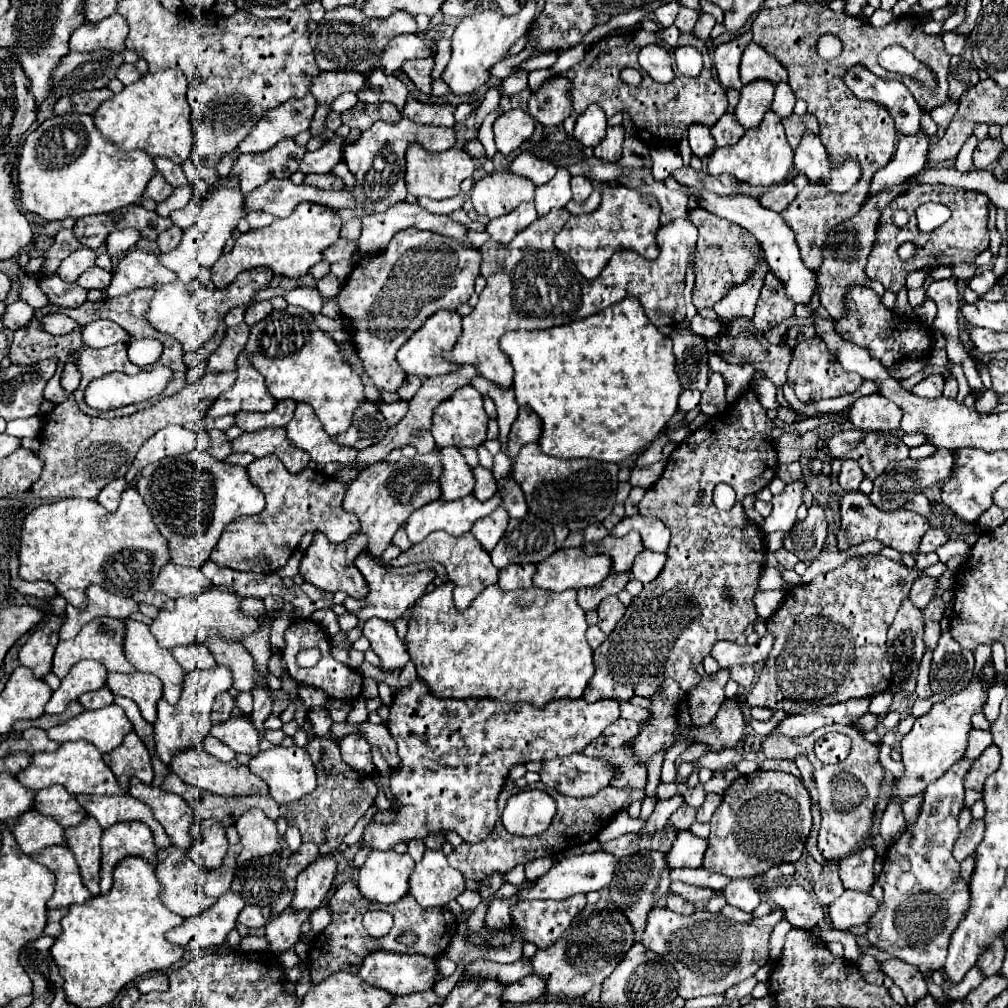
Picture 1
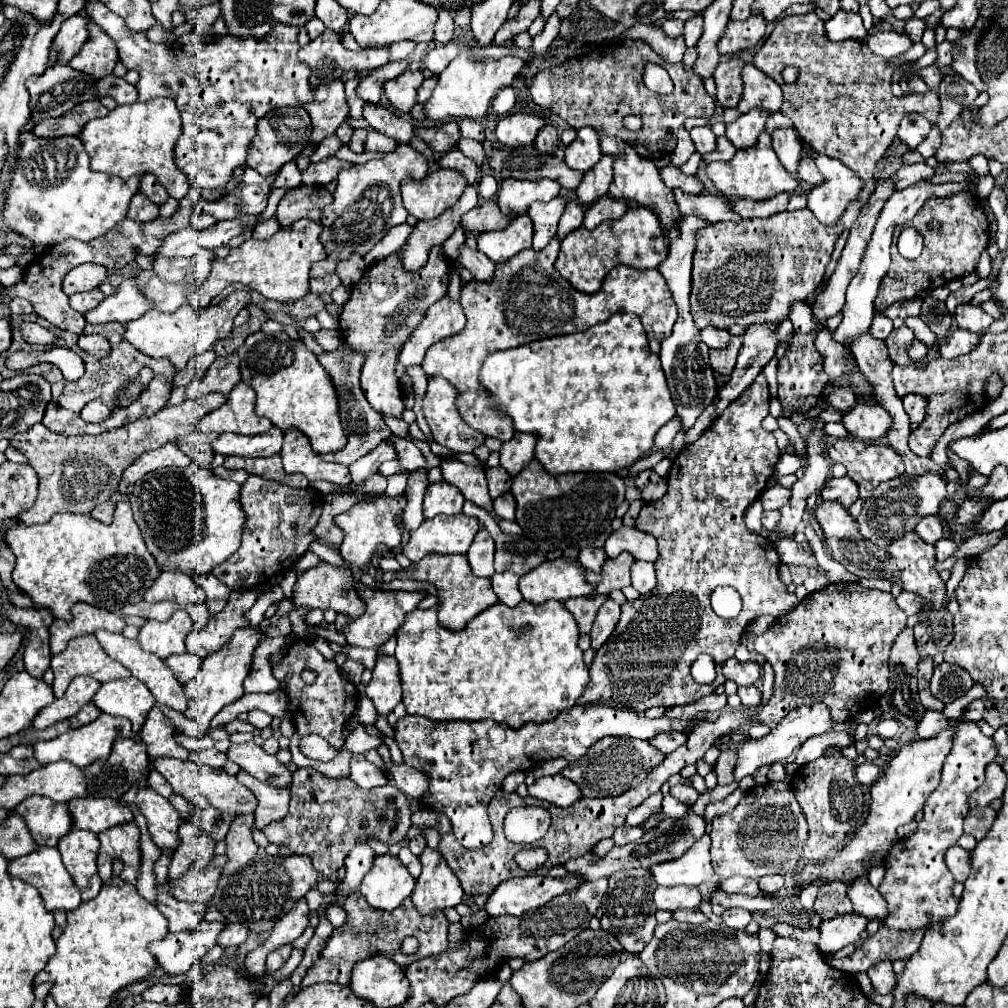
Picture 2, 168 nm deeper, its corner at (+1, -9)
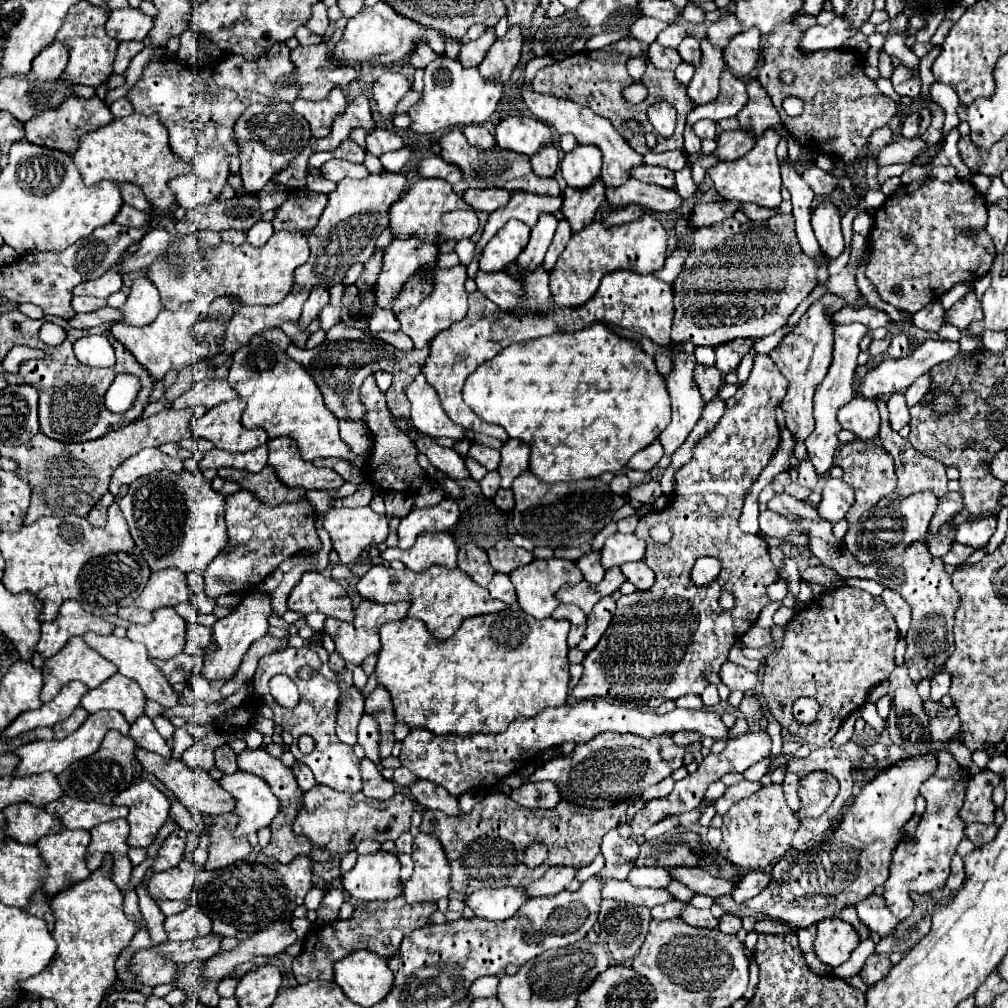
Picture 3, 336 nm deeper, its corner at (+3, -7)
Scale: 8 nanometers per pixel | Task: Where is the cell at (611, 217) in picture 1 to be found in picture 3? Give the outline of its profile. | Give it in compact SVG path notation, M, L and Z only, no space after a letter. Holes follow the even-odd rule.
M650 213L640 217L634 223L624 223L616 227L604 227L600 221L590 223L582 231L574 233L556 261L554 271L550 273L550 293L558 307L580 307L584 305L598 289L600 279L618 269L634 271L640 275L652 275L664 265L666 259L666 231L658 219Z

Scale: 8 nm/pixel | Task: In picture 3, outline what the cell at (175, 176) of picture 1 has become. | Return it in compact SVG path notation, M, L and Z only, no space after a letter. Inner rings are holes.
M122 183L122 185L120 185L120 191L122 191L124 203L132 205L134 209L138 209L138 211L148 211L148 209L152 207L152 205L144 199L144 193L142 193L136 185L132 185L132 183Z

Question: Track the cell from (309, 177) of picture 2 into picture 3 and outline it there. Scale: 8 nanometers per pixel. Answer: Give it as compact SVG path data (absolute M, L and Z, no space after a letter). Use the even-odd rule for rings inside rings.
M330 159L320 167L320 173L330 179L330 181L340 181L344 177L354 177L354 179L366 179L368 169L364 165L354 165L342 159Z

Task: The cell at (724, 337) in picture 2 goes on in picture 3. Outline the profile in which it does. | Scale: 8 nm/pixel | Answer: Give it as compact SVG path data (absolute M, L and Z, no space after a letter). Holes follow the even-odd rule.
M736 339L736 341L730 341L730 343L724 343L724 345L718 345L714 351L716 351L716 367L722 371L722 373L730 373L734 371L742 357L746 353L752 351L752 341L750 339Z

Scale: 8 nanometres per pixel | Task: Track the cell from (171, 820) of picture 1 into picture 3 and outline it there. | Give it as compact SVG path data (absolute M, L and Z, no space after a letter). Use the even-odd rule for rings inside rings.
M138 779L134 785L116 795L112 803L126 805L130 809L126 817L130 823L130 847L148 847L158 829L166 823L170 811L170 801L166 795L160 793L148 779Z

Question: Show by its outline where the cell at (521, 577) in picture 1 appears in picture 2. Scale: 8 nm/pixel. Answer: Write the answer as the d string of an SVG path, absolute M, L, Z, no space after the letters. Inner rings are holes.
M494 573L492 575L492 589L498 595L500 603L514 607L522 601L518 581L520 581L520 577L516 573Z

